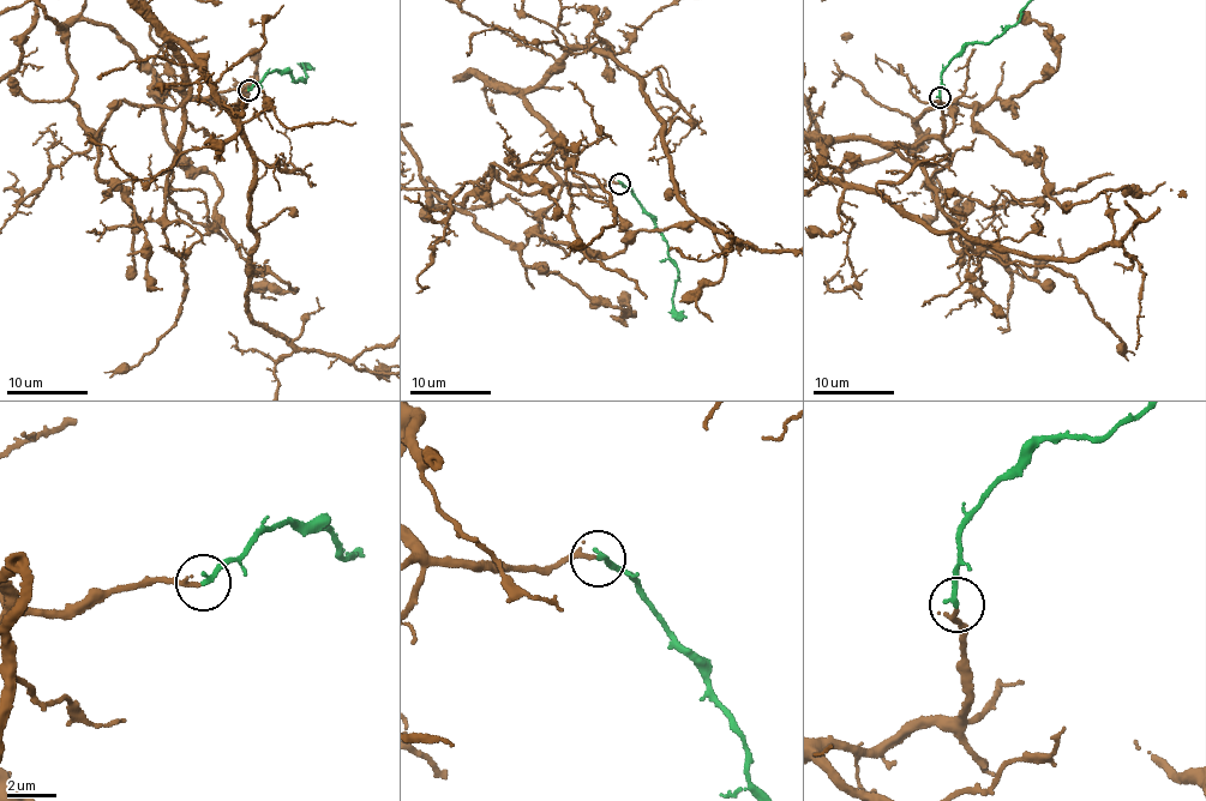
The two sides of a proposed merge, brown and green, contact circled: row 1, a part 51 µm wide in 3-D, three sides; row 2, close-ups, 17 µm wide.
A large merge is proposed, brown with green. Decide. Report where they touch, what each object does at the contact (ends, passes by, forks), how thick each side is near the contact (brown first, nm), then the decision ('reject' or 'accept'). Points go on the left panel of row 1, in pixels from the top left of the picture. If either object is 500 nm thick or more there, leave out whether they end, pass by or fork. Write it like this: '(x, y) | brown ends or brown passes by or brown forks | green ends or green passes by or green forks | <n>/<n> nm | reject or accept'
(248, 90) | brown ends | green ends | 200/240 nm | accept

